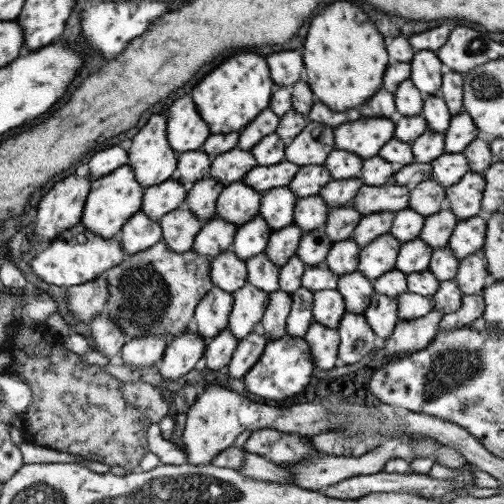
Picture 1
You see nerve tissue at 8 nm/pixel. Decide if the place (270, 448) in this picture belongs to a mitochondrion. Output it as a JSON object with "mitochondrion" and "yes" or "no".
{"mitochondrion":"no"}

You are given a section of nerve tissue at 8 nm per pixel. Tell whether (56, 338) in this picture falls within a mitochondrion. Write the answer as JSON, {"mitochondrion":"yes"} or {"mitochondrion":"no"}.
{"mitochondrion":"no"}

